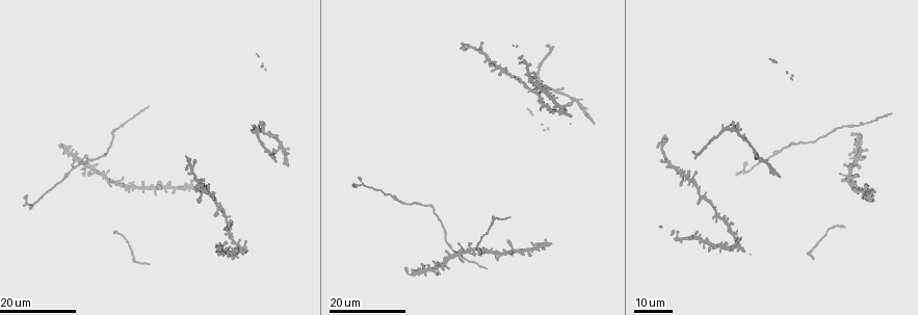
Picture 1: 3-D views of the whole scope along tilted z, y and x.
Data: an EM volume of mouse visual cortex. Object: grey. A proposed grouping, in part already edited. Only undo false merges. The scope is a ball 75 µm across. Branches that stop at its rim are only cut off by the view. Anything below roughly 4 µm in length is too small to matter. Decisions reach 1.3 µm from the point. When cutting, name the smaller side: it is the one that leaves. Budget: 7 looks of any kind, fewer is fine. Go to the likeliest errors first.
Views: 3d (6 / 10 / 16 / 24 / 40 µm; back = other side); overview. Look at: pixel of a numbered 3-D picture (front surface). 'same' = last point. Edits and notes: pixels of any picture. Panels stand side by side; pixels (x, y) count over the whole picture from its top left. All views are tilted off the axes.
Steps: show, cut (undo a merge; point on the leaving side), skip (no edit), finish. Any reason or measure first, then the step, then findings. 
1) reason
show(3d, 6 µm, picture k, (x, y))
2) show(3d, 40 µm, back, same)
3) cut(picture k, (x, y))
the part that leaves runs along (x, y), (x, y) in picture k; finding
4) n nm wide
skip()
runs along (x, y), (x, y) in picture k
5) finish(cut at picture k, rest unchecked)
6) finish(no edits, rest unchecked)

four or more arms meet
show(3d, 16 µm, picture 1, (263, 132))

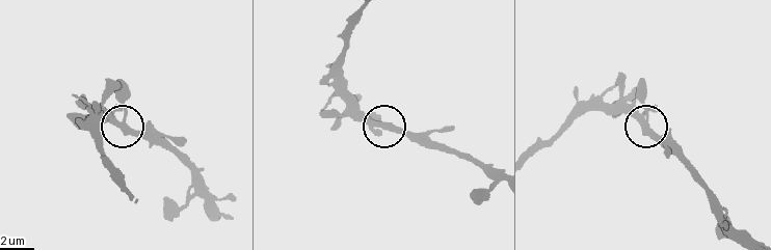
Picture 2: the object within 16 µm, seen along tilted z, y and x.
zoom in
show(3d, 10 µm, picture 2, (123, 122))

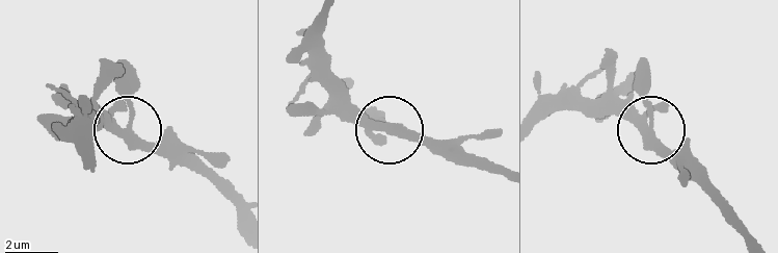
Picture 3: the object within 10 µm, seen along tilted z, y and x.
4 arms
skip()
runs along (537, 118), (611, 112), (643, 129), (649, 66) in picture 3; all the same cell

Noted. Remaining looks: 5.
sudden change in width
show(3d, 24 µm, picture 1, (533, 93))

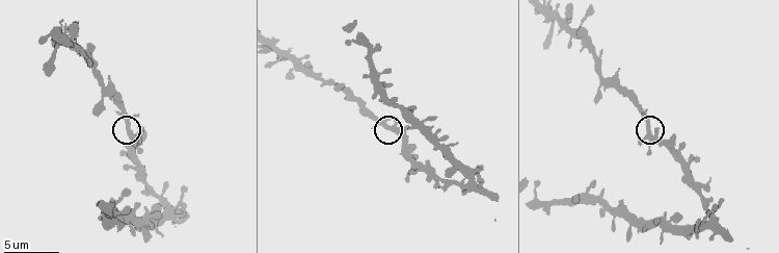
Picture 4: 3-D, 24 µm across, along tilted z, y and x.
show(3d, 10 µm, picture 4, (132, 133))

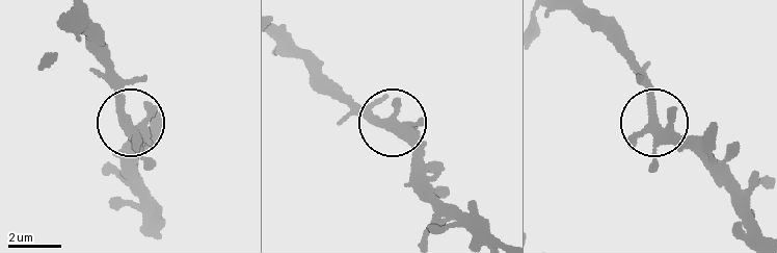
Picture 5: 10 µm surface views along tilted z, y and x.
350 nm wide
skip()
all the same cell

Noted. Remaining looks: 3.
show(3d, 16 µm, picture 1, (263, 151))

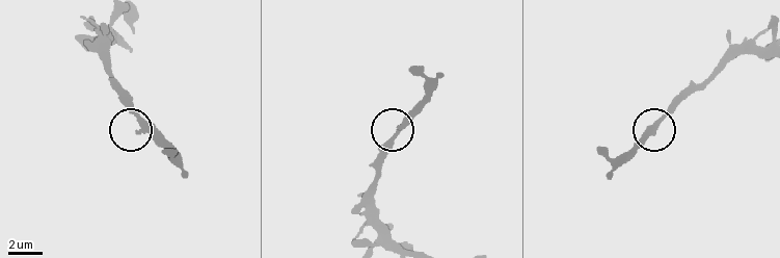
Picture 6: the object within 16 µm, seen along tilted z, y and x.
zoom in
show(3d, 6 µm, picture 6, (139, 133))

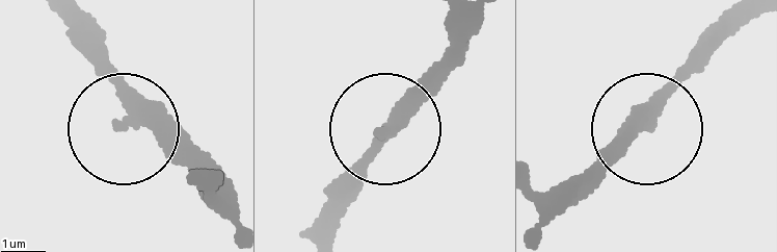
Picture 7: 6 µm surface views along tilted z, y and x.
skip()
runs along (72, 15), (127, 123), (180, 135), (217, 165) in picture 7; all the same cell

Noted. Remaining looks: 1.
finish(no edits, rest unchecked)

